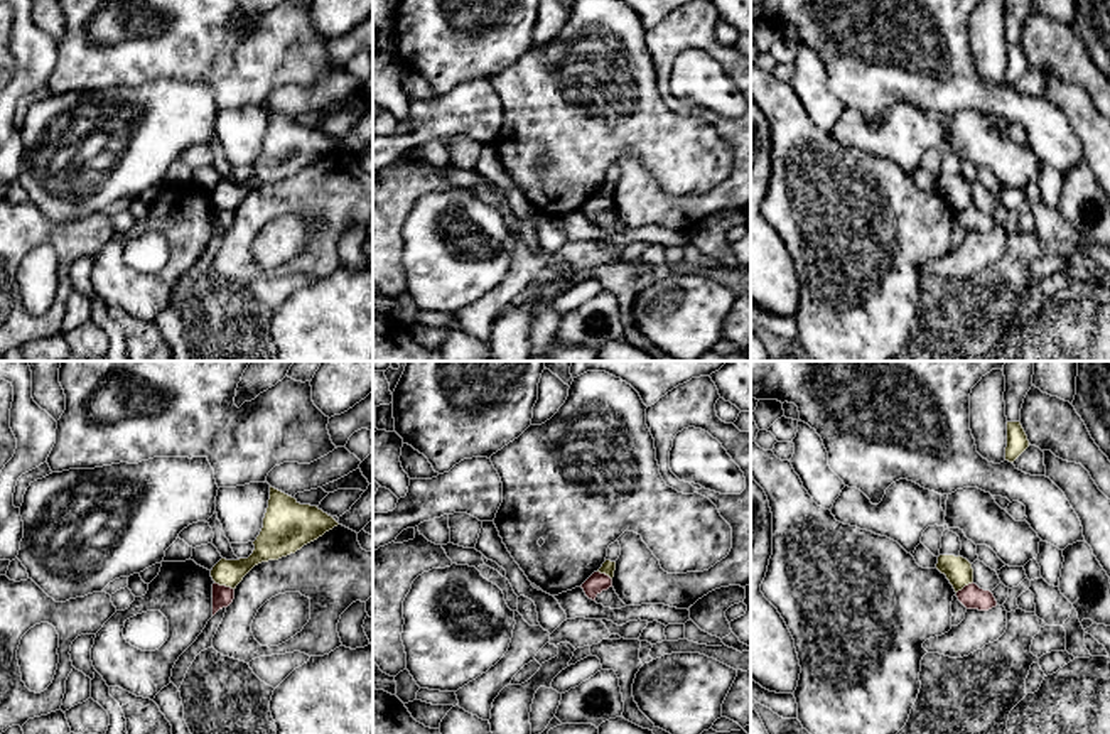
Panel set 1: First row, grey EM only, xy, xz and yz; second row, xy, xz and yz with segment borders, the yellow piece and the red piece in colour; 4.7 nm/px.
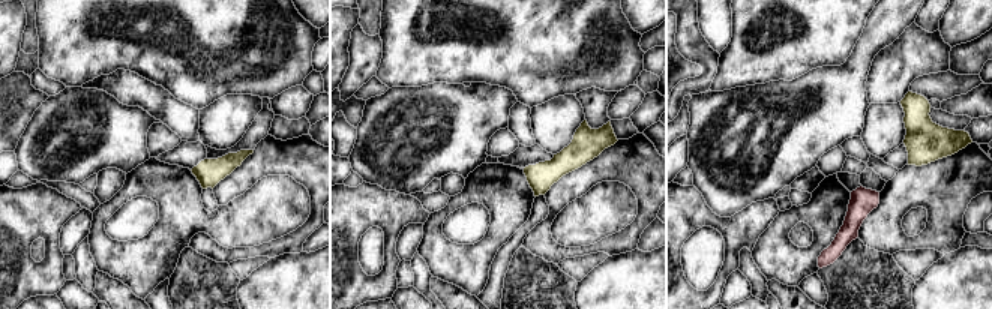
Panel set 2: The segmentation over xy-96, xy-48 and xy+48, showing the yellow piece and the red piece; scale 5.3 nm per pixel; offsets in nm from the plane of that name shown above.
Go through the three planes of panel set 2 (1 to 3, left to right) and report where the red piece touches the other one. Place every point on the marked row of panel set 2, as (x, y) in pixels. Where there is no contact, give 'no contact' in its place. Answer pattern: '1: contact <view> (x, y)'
1: no contact
2: no contact
3: no contact

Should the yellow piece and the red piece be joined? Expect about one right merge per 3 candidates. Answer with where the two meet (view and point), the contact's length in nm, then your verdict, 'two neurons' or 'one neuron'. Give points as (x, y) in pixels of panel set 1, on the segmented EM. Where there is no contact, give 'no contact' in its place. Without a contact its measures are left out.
meets yellow in xy at (225, 584); contact 100 nm long; two neurons

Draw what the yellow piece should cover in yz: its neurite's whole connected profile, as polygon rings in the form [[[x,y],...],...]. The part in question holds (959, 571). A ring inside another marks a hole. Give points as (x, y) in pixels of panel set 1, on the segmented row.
[[[940,555],[936,569],[946,575],[955,592],[973,582],[972,564],[960,555]]]

